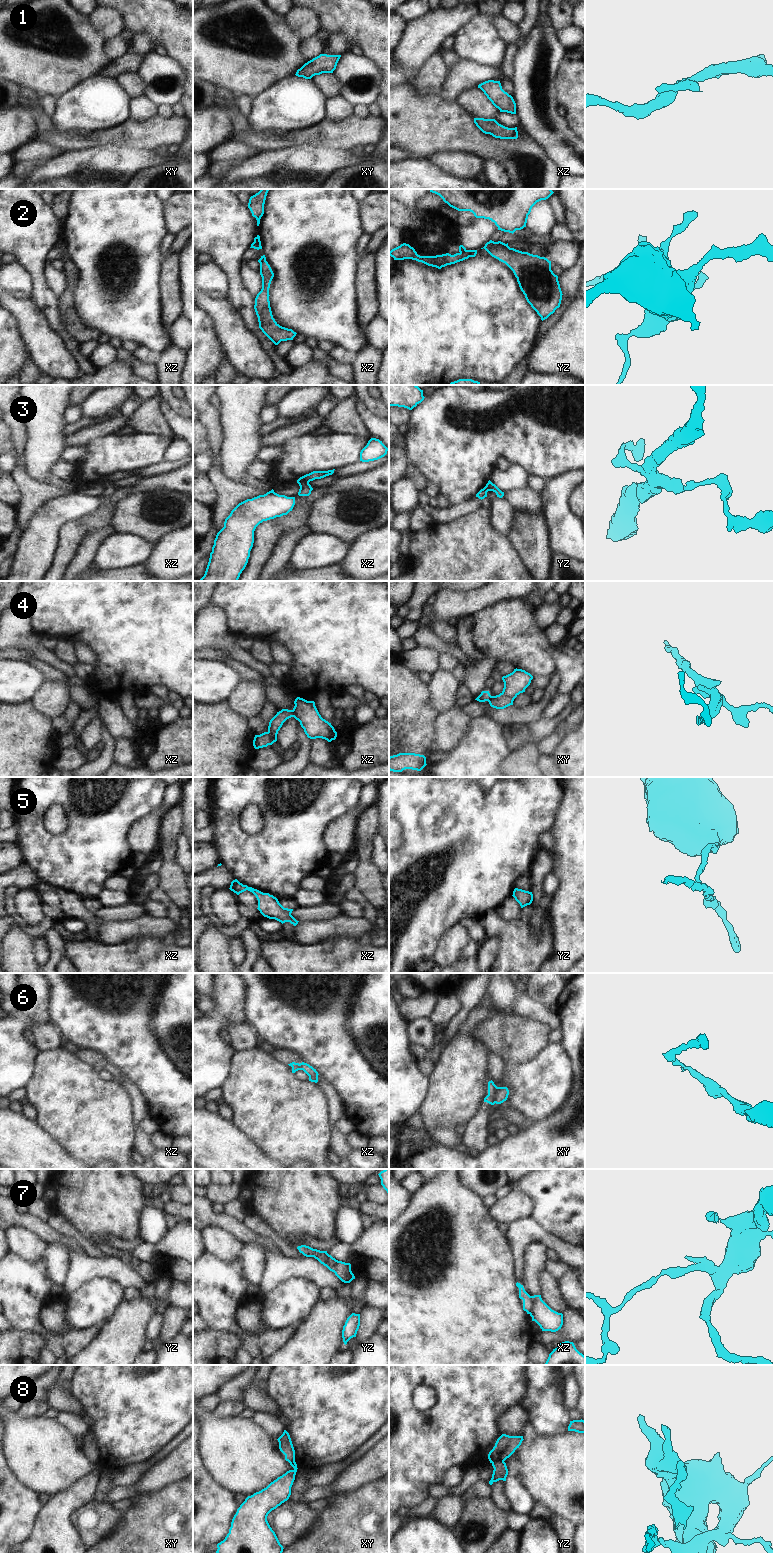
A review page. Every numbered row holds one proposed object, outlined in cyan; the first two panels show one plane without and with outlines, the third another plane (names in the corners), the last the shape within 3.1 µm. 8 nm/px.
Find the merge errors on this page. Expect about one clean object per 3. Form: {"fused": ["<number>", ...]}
{"fused": ["1", "3", "4", "5", "6", "7", "8"]}

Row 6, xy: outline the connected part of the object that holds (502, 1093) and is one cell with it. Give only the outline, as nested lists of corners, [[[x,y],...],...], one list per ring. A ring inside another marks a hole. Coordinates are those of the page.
[[[497,1087],[496,1090],[496,1104],[501,1104],[507,1100],[509,1090],[507,1087]]]

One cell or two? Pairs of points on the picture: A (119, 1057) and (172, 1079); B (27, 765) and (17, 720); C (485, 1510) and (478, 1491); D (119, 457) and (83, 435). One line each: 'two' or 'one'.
A: one
B: one
C: two
D: two

